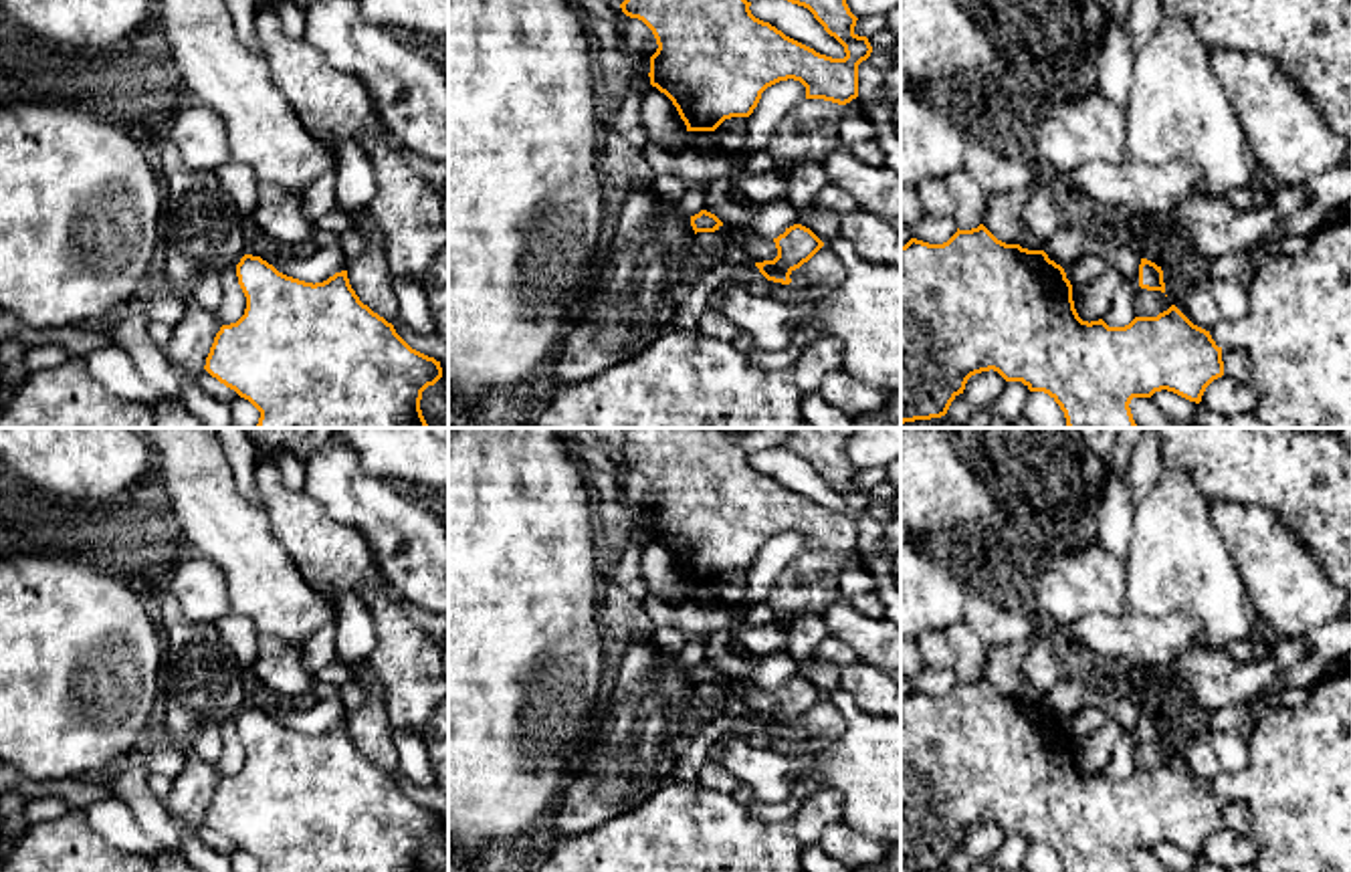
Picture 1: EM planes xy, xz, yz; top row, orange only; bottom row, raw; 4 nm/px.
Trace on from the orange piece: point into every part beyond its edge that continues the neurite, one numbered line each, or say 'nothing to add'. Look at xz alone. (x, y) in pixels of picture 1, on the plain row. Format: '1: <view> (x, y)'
nothing to add

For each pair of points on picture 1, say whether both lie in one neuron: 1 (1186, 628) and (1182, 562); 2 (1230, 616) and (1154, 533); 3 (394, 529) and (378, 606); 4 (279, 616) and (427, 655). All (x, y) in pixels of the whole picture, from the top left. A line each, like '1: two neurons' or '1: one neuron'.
1: two neurons
2: one neuron
3: two neurons
4: two neurons

